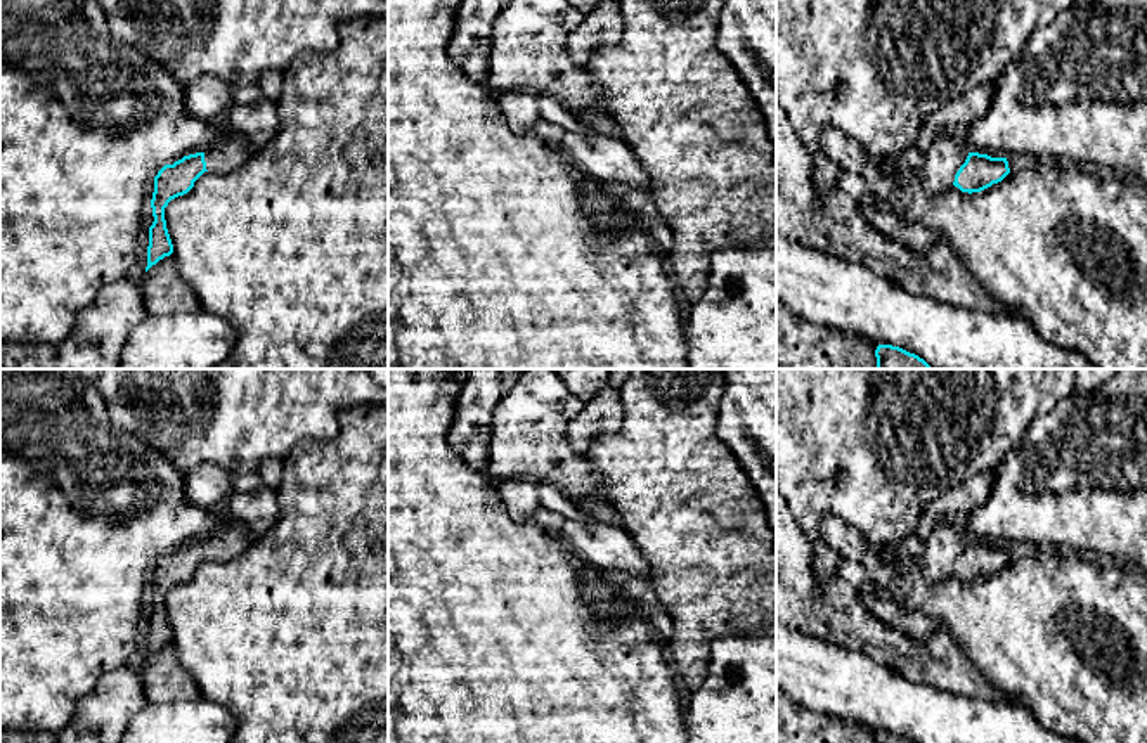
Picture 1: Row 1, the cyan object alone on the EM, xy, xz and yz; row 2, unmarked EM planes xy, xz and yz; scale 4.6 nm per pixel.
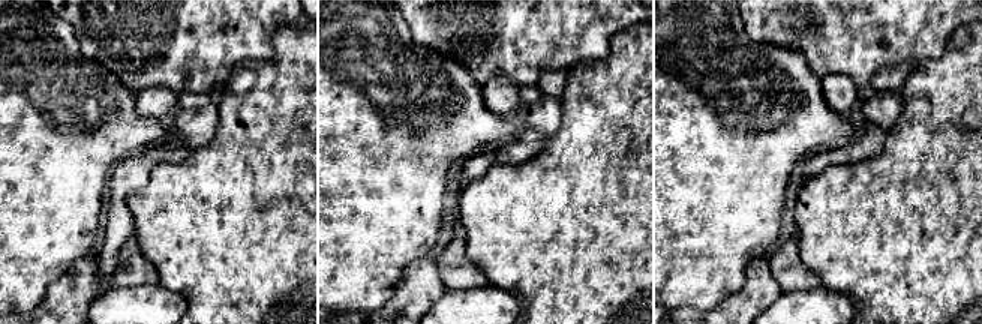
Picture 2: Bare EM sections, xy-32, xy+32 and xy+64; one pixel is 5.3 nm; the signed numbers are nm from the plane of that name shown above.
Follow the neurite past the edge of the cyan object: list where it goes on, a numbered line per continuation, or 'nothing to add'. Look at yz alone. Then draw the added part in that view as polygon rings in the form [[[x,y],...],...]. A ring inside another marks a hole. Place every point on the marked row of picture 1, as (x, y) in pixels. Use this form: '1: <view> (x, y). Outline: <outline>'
nothing to add

